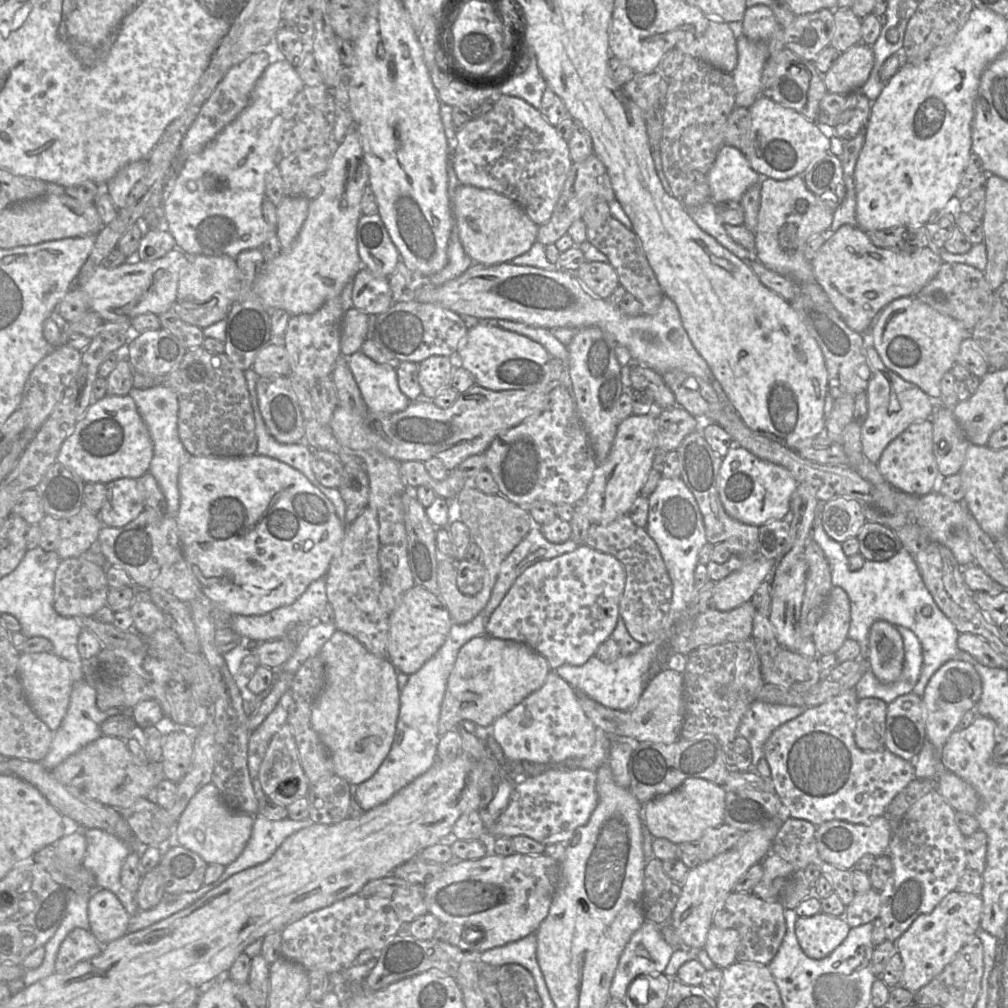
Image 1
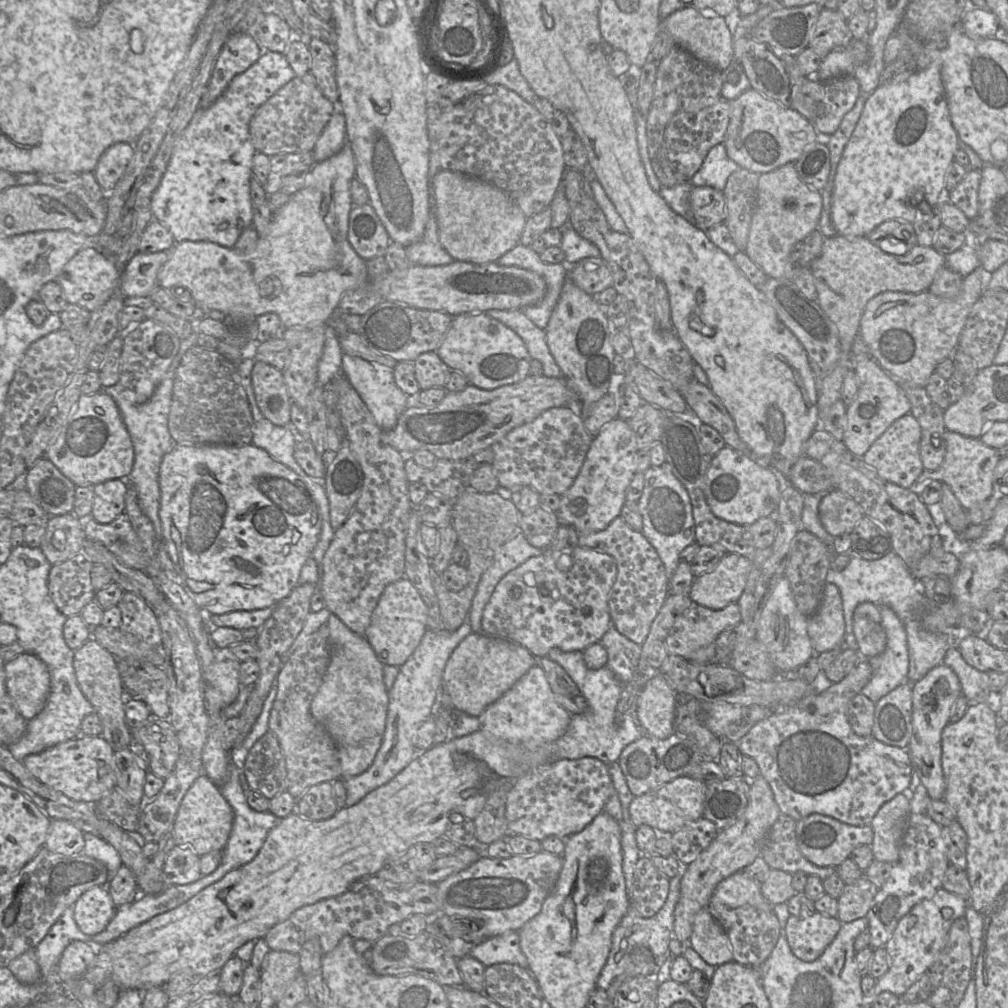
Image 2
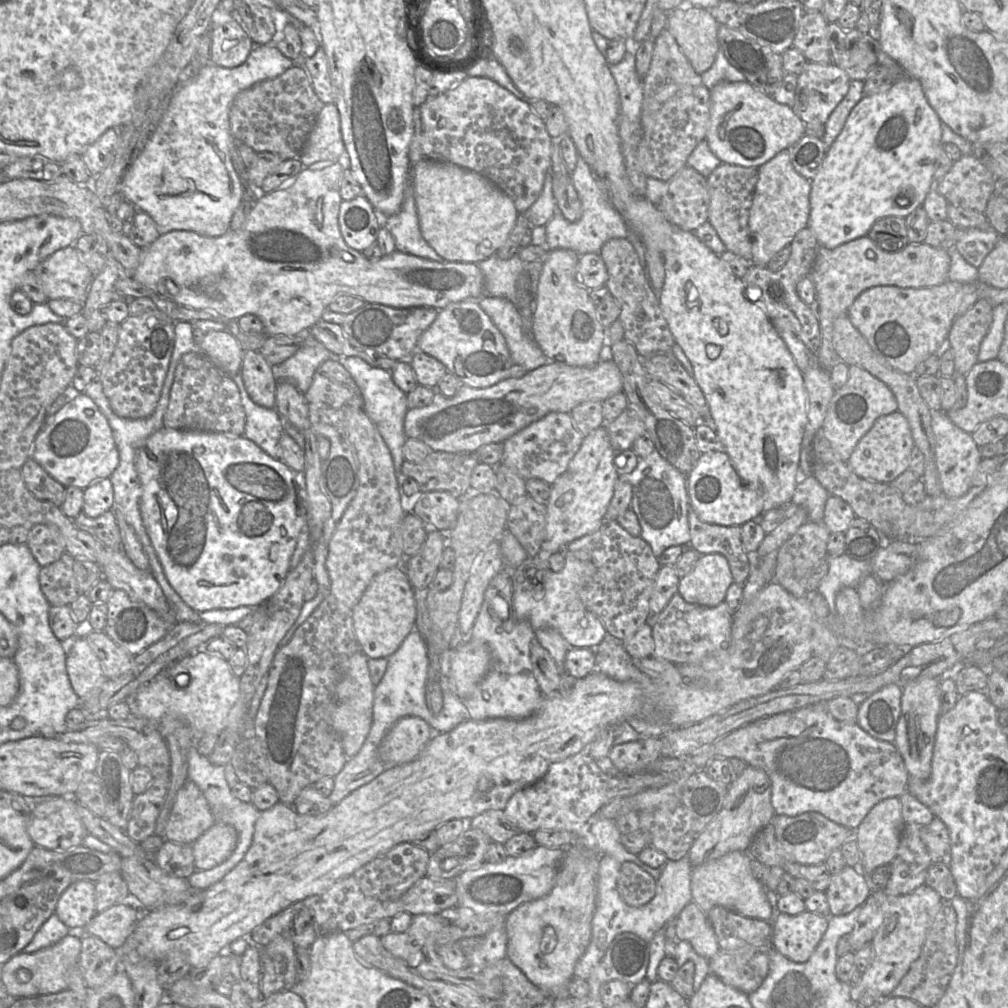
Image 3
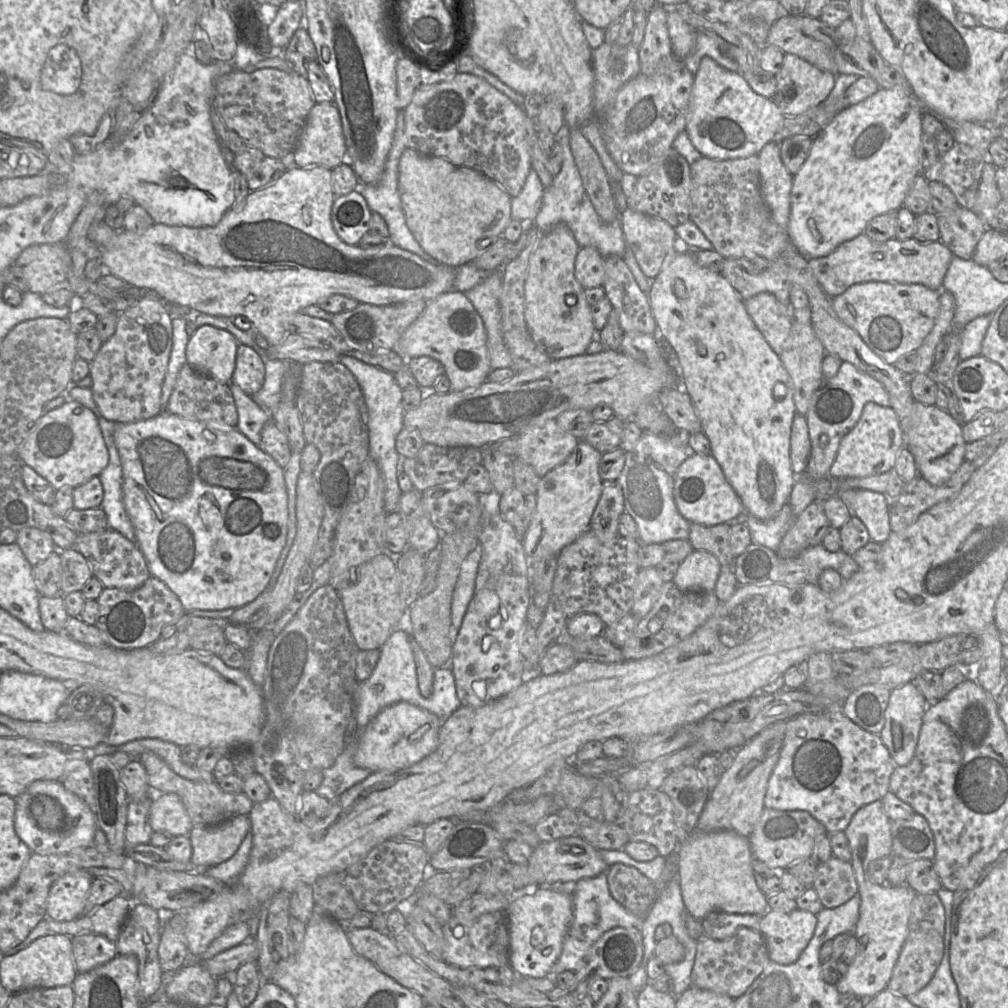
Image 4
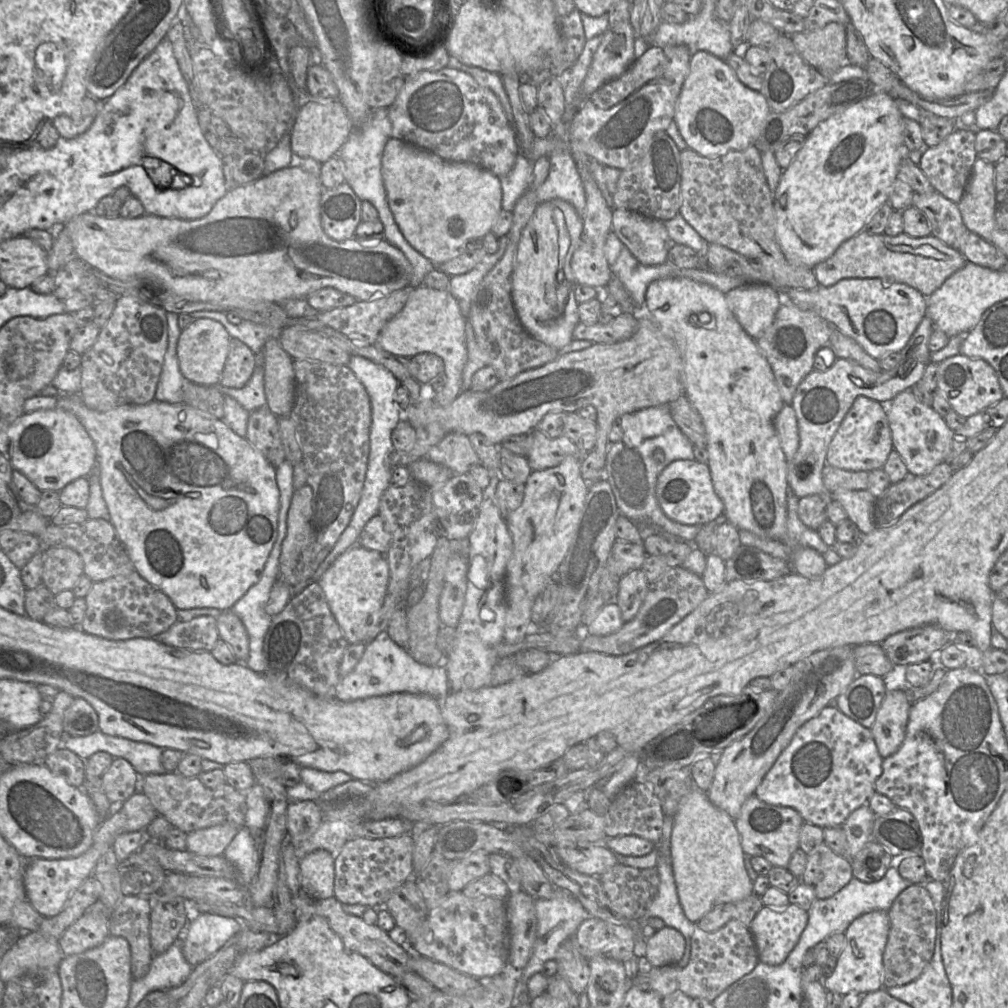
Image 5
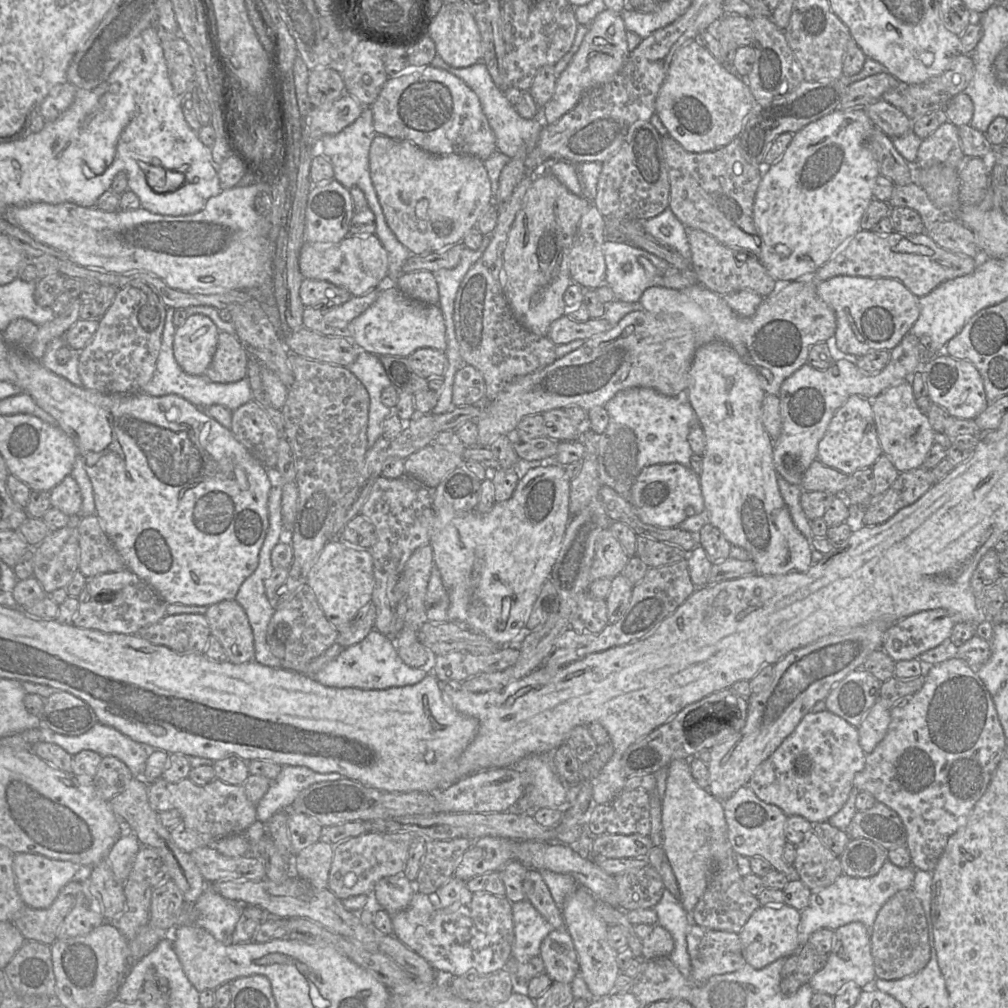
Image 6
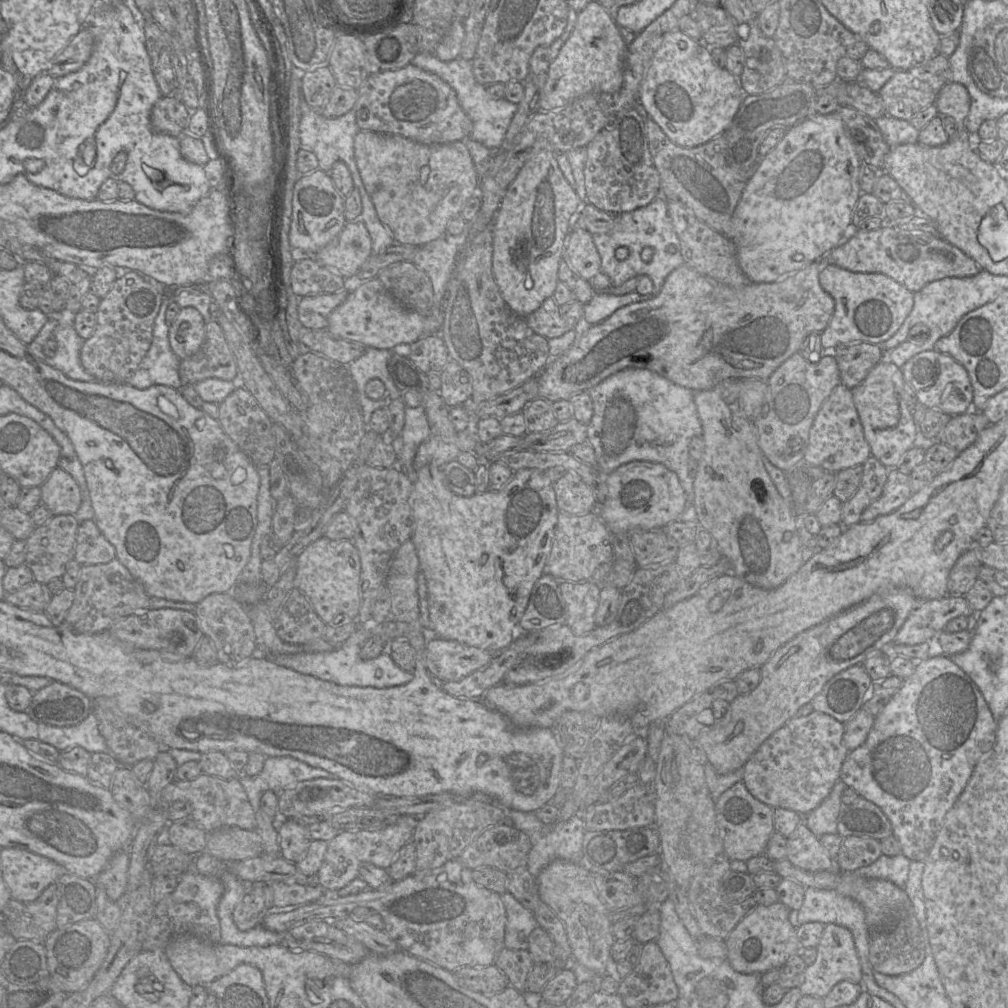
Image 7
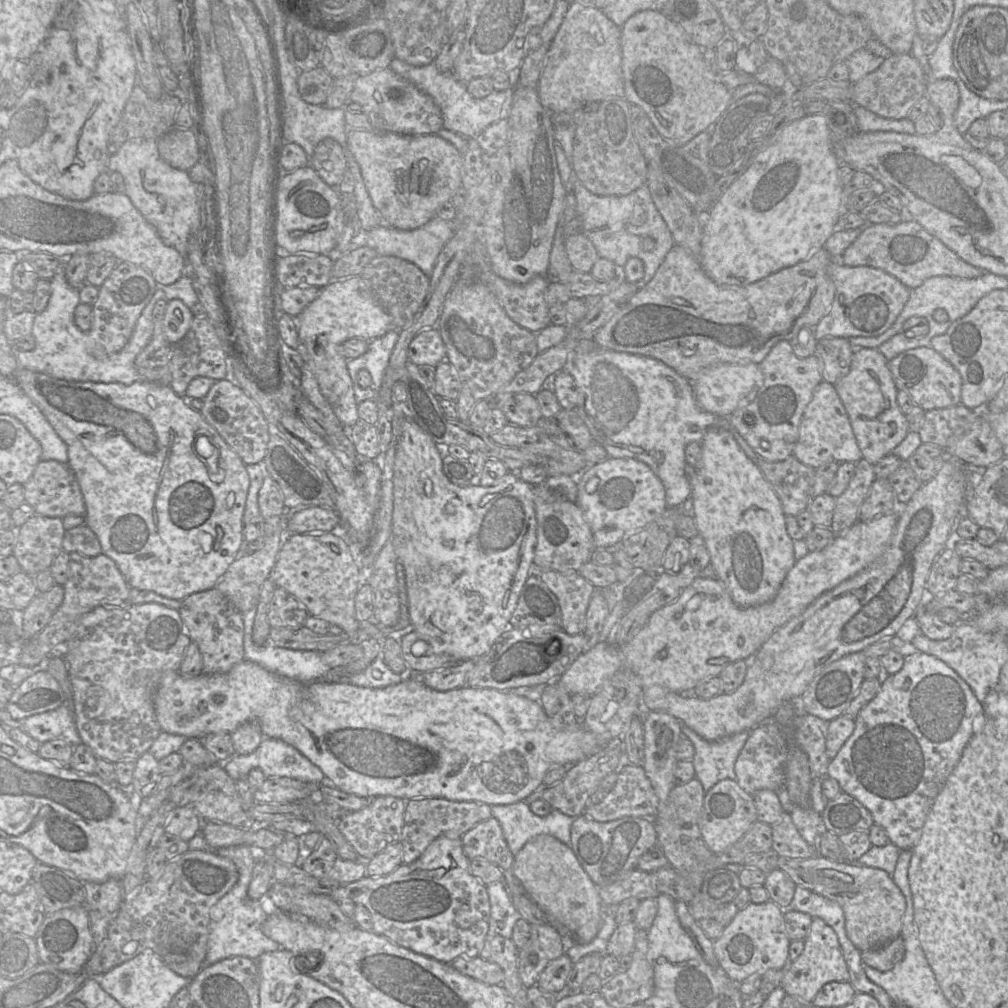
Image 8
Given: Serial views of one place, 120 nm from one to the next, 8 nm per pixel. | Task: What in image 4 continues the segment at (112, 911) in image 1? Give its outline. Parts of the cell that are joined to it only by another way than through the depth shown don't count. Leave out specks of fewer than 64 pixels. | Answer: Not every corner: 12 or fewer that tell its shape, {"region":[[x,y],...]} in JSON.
{"region":[[75,872],[50,887],[47,917],[83,915],[93,877]]}

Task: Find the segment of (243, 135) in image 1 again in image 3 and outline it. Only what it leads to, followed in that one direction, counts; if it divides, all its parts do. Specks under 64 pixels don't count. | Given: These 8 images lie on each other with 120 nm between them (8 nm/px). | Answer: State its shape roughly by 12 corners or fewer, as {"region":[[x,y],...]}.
{"region":[[274,44],[174,91],[119,185],[158,232],[218,237],[245,196],[238,93],[291,68]]}

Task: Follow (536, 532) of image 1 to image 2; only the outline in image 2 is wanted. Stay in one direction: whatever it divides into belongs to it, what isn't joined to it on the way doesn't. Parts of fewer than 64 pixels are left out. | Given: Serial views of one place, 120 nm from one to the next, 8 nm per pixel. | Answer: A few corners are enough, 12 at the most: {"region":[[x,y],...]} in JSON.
{"region":[[522,533],[497,549],[478,582],[468,614],[474,633],[498,582],[543,549]]}

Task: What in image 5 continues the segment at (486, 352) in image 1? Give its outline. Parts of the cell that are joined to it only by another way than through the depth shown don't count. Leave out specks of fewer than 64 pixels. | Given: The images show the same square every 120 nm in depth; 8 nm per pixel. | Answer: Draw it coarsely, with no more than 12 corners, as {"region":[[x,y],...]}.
{"region":[[418,286],[376,345],[407,358],[441,357],[446,383],[462,391],[467,317],[449,291]]}

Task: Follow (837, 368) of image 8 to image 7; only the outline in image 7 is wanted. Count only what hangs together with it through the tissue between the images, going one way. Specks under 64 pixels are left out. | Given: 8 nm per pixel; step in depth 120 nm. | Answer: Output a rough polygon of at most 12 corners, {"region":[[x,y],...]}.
{"region":[[880,346],[836,347],[841,384],[852,389],[886,358]]}

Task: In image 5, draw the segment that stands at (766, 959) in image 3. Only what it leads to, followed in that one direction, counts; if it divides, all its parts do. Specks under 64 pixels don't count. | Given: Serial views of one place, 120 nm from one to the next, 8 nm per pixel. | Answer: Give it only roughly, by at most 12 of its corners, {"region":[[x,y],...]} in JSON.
{"region":[[696,923],[686,967],[652,967],[651,990],[712,1002],[759,963],[749,927]]}

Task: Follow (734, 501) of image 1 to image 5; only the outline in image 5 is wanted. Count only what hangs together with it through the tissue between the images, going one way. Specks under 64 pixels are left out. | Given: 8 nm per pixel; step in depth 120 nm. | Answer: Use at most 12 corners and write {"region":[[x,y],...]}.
{"region":[[675,460],[658,476],[664,514],[704,525],[724,514],[707,463]]}

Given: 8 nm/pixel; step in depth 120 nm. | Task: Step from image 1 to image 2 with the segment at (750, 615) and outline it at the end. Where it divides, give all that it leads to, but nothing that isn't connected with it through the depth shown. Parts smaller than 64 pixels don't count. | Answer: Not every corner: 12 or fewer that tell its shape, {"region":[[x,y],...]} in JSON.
{"region":[[692,603],[675,620],[668,656],[699,664],[719,635],[742,621],[737,603],[712,610]]}

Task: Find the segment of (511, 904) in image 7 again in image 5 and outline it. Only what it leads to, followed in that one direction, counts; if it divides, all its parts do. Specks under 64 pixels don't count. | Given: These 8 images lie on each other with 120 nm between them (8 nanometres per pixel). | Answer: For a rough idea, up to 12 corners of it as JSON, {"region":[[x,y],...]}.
{"region":[[568,891],[535,899],[536,940],[518,973],[513,1007],[527,983],[590,918]]}

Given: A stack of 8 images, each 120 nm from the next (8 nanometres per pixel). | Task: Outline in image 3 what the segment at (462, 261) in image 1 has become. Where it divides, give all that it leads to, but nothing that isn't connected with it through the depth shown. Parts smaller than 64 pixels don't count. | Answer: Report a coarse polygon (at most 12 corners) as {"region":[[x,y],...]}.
{"region":[[408,184],[400,211],[380,216],[396,250],[447,262],[423,238]]}

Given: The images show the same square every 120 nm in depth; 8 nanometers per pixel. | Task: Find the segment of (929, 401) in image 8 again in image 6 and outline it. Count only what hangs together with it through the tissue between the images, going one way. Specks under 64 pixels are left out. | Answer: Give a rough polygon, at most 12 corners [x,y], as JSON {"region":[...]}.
{"region":[[941,352],[917,371],[950,417],[975,419],[989,405],[974,364]]}

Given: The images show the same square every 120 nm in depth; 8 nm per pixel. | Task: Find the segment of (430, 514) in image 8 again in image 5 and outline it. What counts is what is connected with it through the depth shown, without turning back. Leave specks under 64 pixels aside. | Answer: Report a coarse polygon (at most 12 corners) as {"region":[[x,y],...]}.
{"region":[[582,457],[532,471],[505,518],[504,642],[528,634],[580,523]]}

